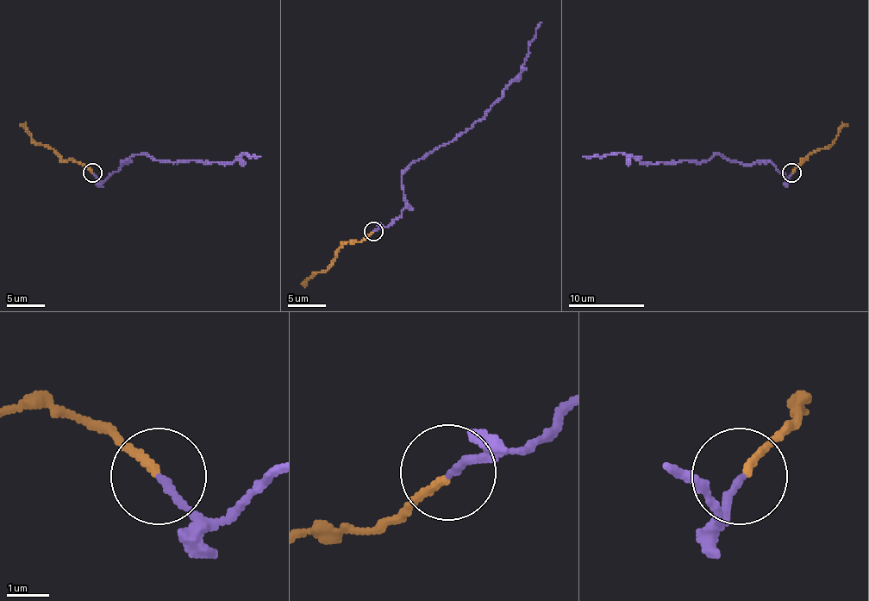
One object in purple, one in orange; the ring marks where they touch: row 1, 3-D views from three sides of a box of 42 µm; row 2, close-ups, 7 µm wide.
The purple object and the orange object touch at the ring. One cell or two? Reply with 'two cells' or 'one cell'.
two cells

